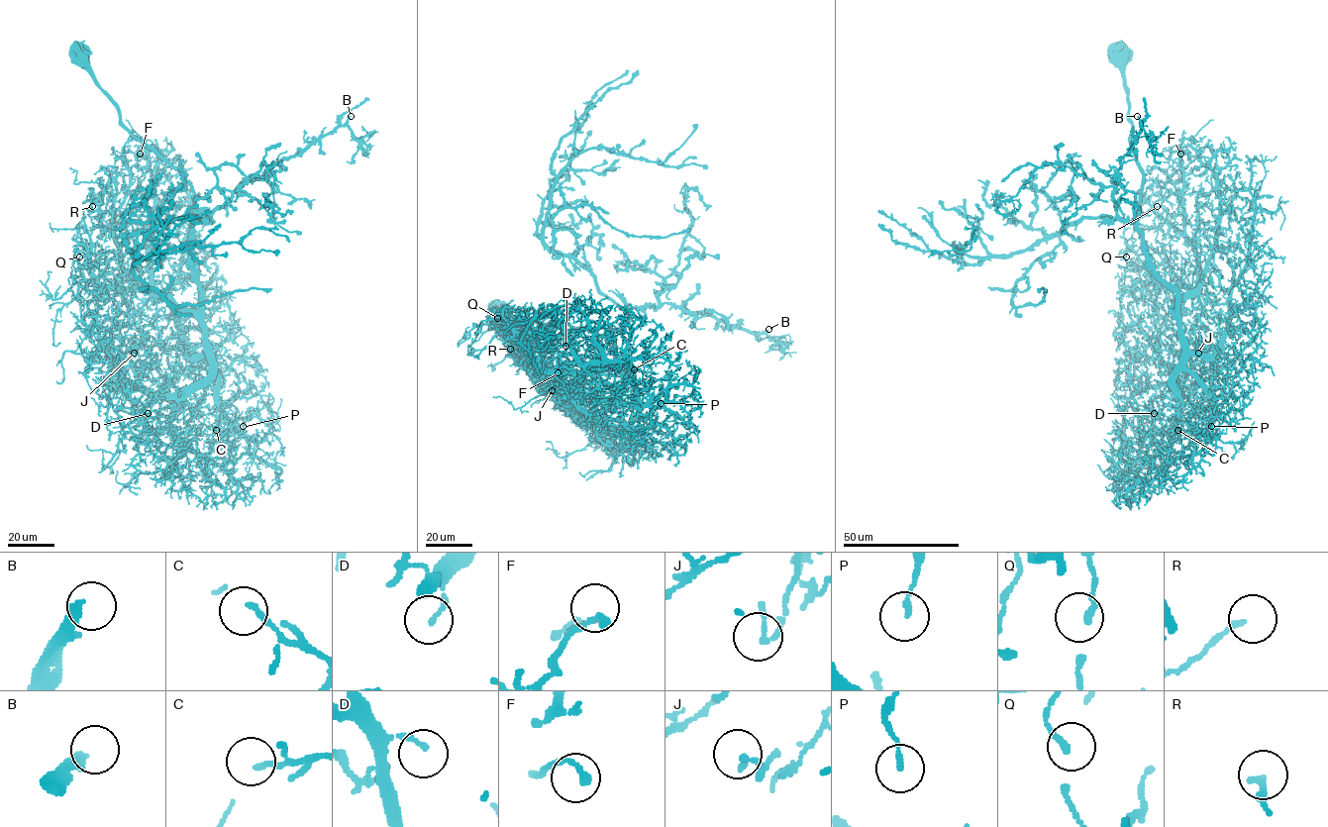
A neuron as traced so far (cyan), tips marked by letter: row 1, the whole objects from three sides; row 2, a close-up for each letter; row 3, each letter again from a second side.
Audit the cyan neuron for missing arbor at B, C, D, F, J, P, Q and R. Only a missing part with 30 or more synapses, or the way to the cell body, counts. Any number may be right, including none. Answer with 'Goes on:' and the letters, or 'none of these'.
Goes on: B

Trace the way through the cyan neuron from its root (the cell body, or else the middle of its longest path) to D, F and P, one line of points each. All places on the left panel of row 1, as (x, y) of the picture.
D: (191, 388), (160, 431), (153, 432), (150, 429), (148, 413)
F: (191, 388), (209, 372), (205, 327), (153, 284), (147, 225), (153, 178), (150, 163), (135, 157), (140, 154)
P: (191, 388), (195, 390), (215, 371), (219, 407), (231, 419), (242, 419), (243, 426)

